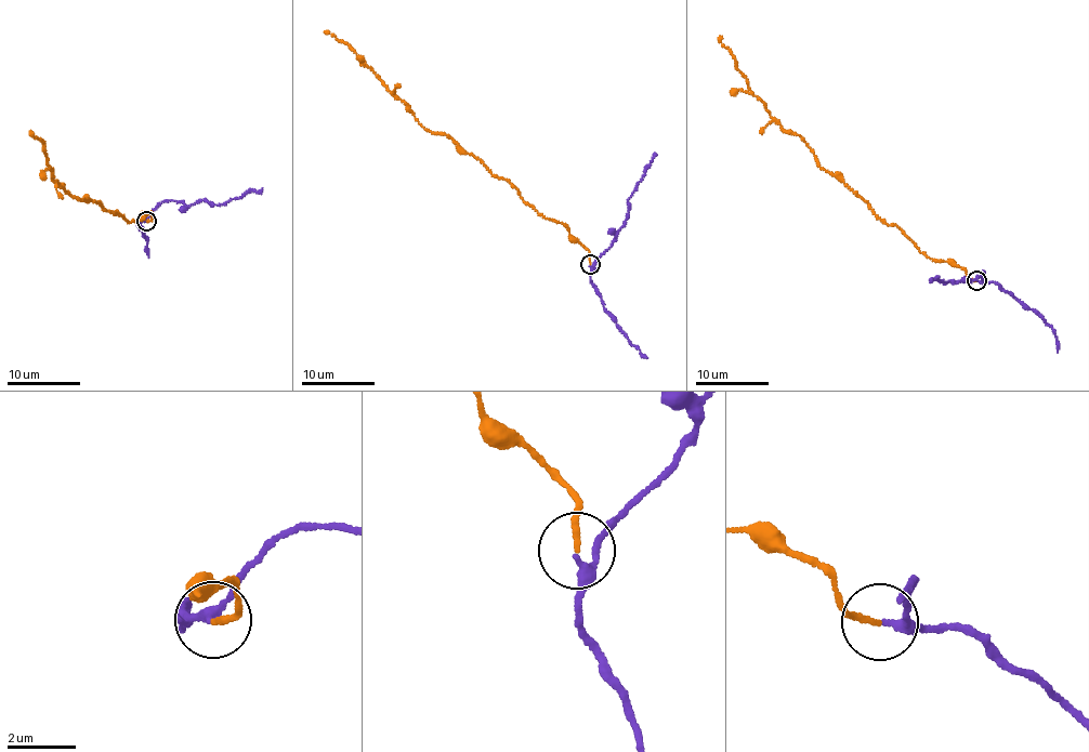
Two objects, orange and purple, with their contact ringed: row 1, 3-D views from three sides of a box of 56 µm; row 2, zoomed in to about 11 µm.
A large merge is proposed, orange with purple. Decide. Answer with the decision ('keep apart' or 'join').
join

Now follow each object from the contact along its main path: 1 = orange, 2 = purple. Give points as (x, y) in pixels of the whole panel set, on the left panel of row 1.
1: (146, 221), (152, 218), (149, 213), (130, 222), (97, 202), (77, 200), (53, 180), (44, 144), (29, 131)
2: (146, 221), (149, 213), (169, 200), (188, 206), (204, 199), (212, 206), (262, 187)

